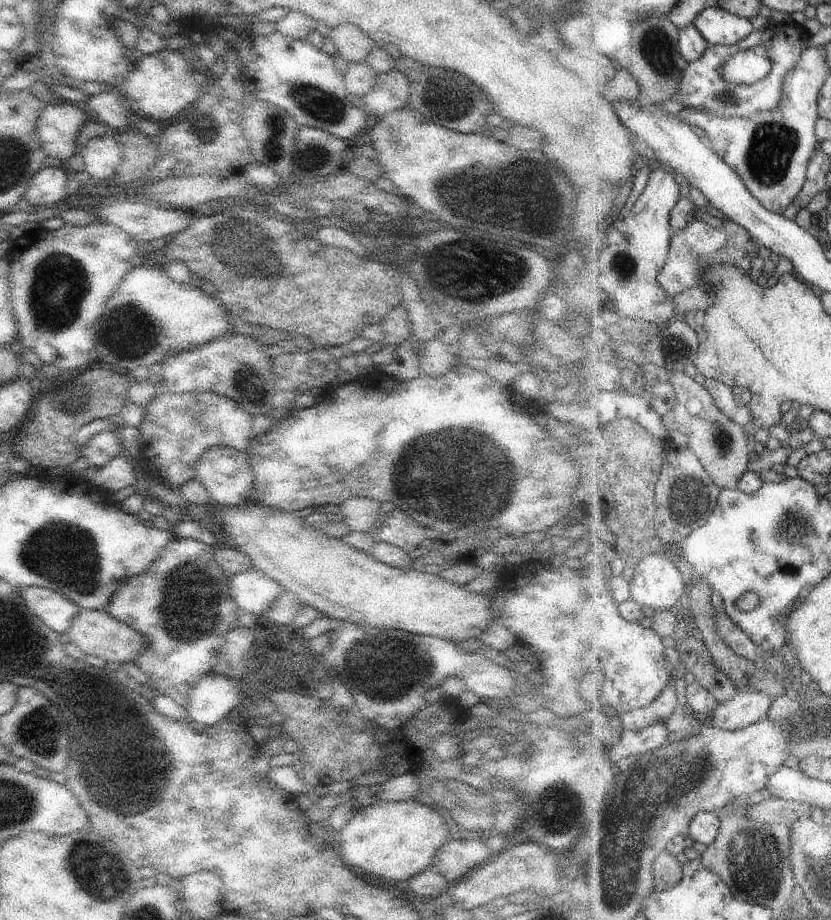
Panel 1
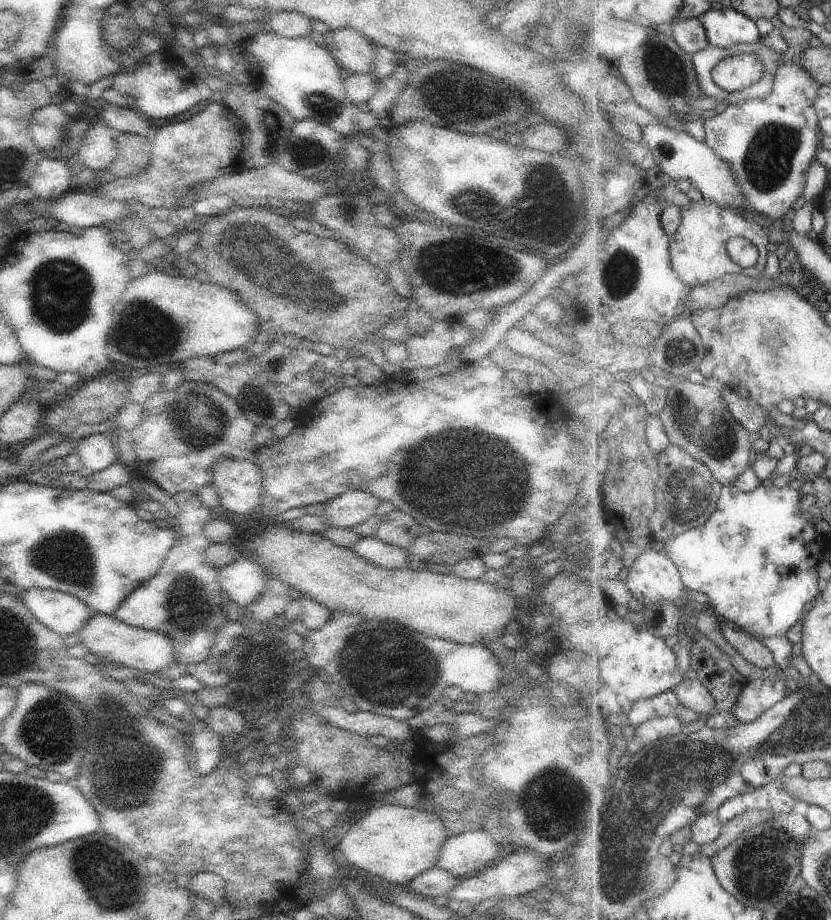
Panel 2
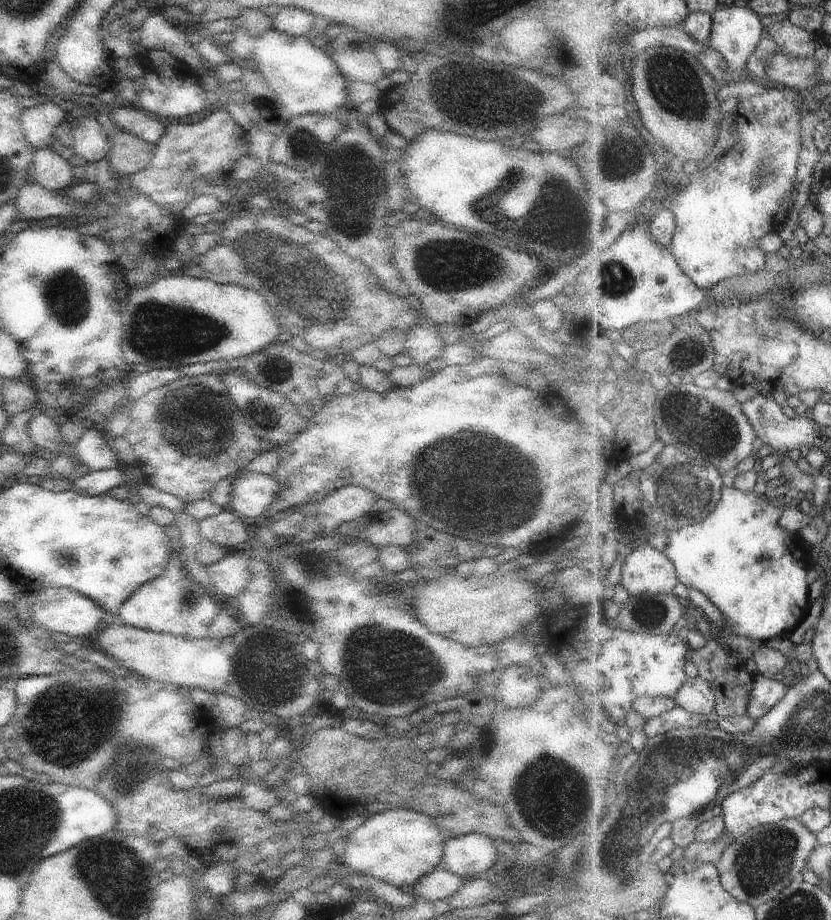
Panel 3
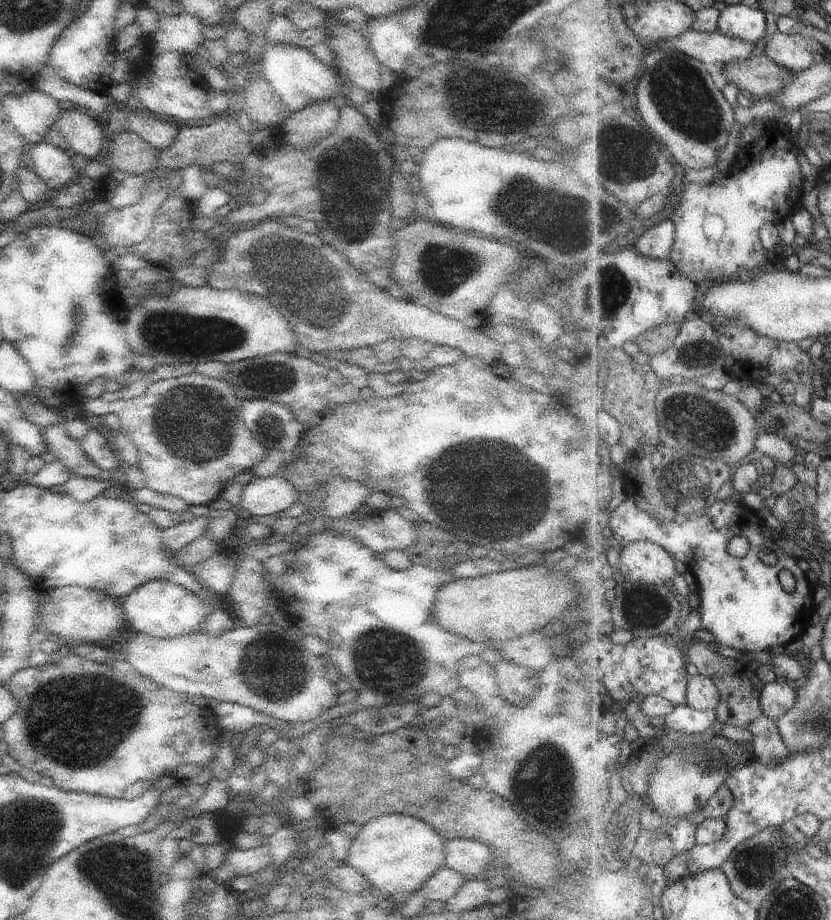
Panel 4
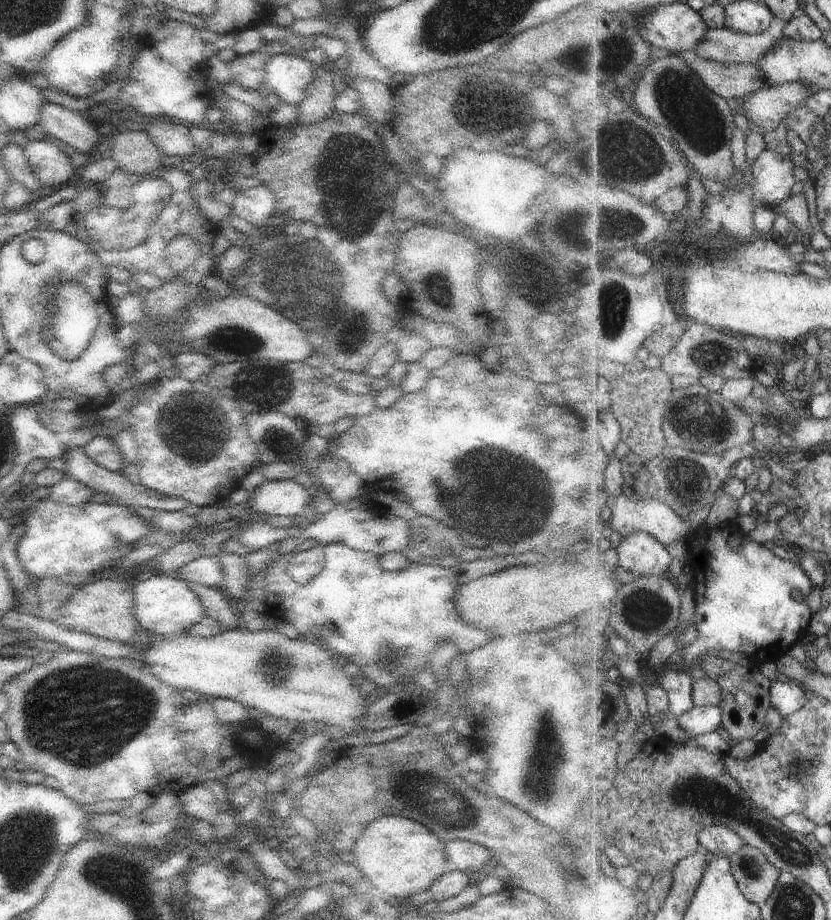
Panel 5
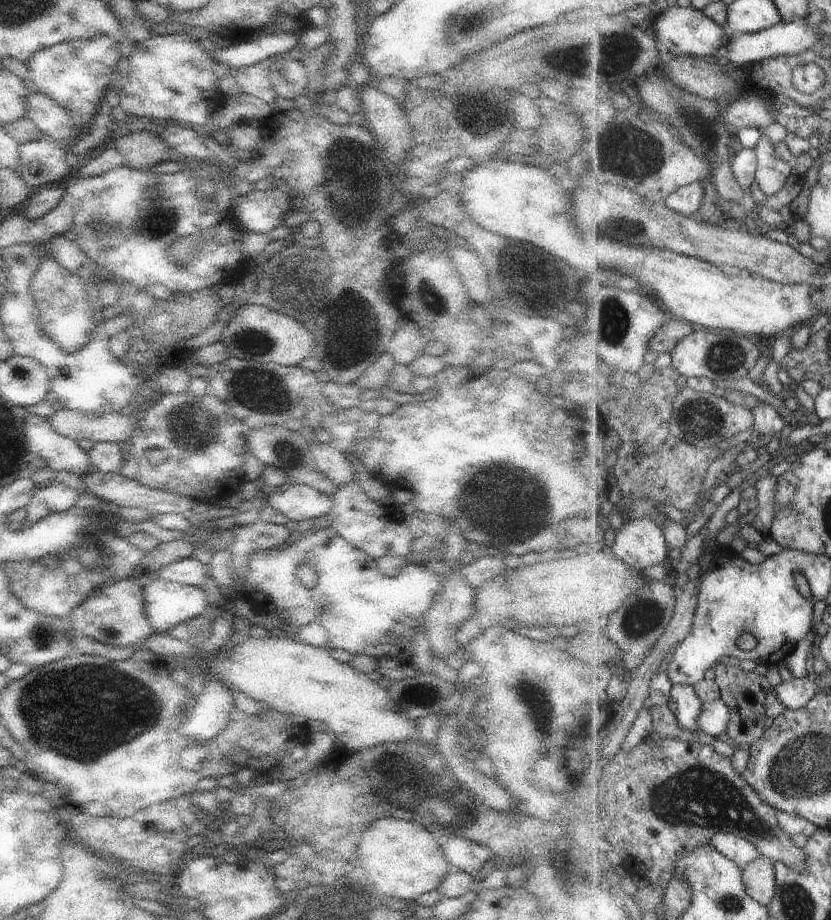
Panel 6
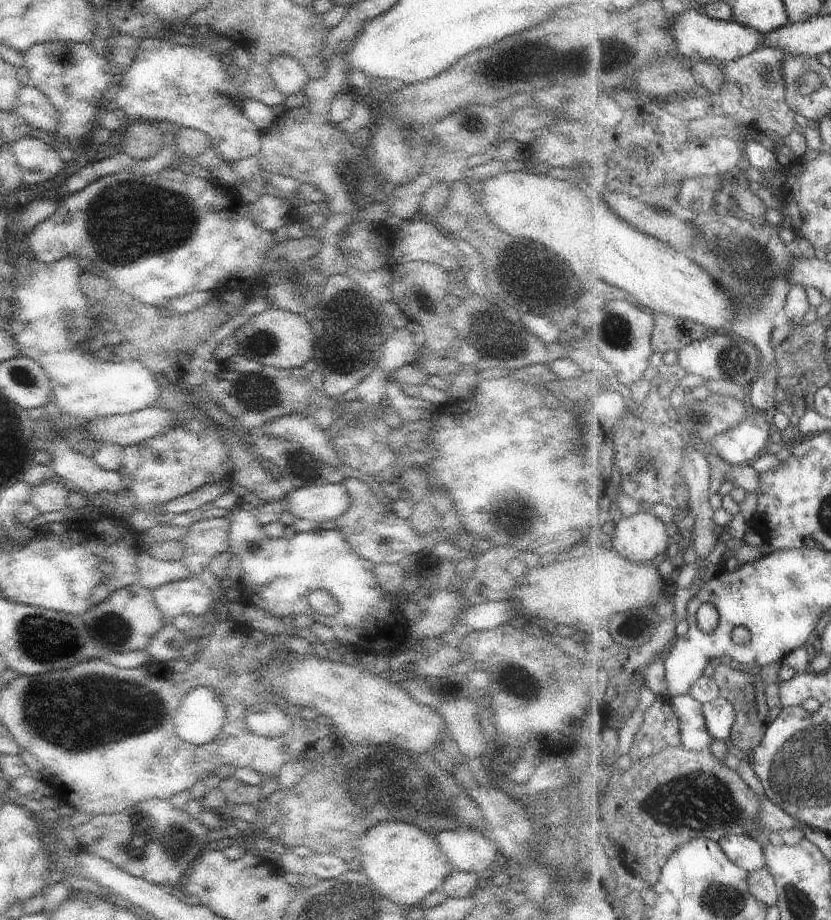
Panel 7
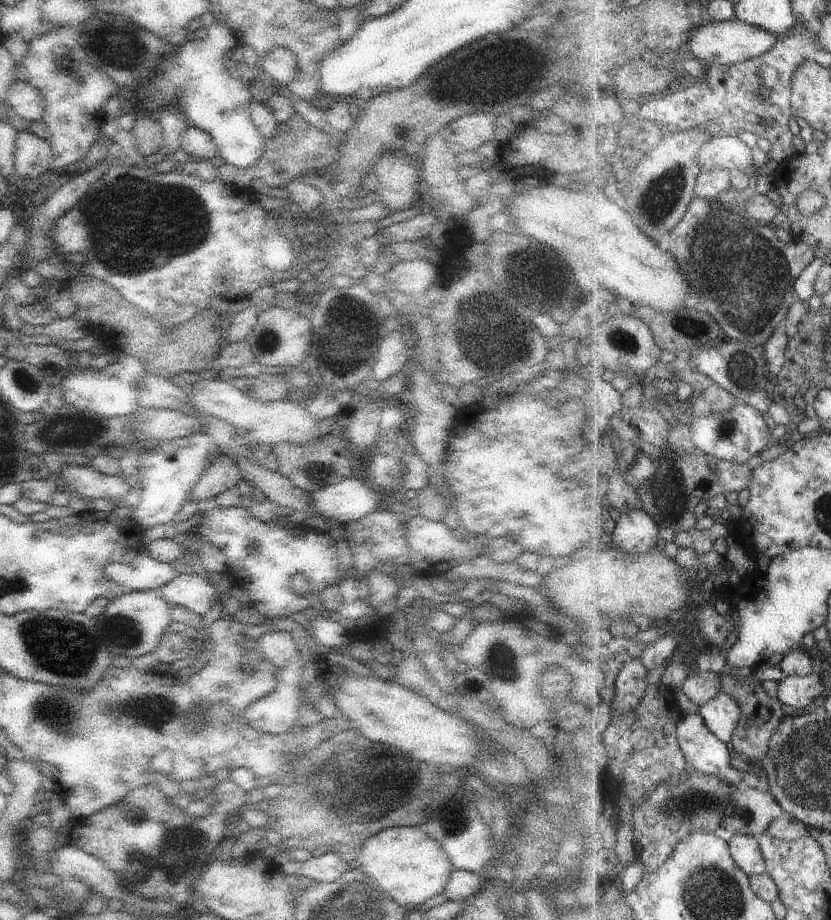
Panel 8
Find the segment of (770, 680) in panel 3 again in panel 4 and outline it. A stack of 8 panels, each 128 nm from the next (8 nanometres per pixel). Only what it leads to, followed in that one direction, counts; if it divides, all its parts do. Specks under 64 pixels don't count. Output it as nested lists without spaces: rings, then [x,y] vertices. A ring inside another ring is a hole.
[[[784,681],[767,683],[760,694],[760,705],[764,715],[776,719],[783,716],[794,704],[797,690]]]

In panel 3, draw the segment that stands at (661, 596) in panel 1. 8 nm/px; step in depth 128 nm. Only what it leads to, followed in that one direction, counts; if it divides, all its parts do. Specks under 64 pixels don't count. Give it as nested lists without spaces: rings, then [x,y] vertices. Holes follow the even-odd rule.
[[[650,544],[626,550],[613,587],[628,595],[671,594],[677,582],[680,580],[674,562]]]

